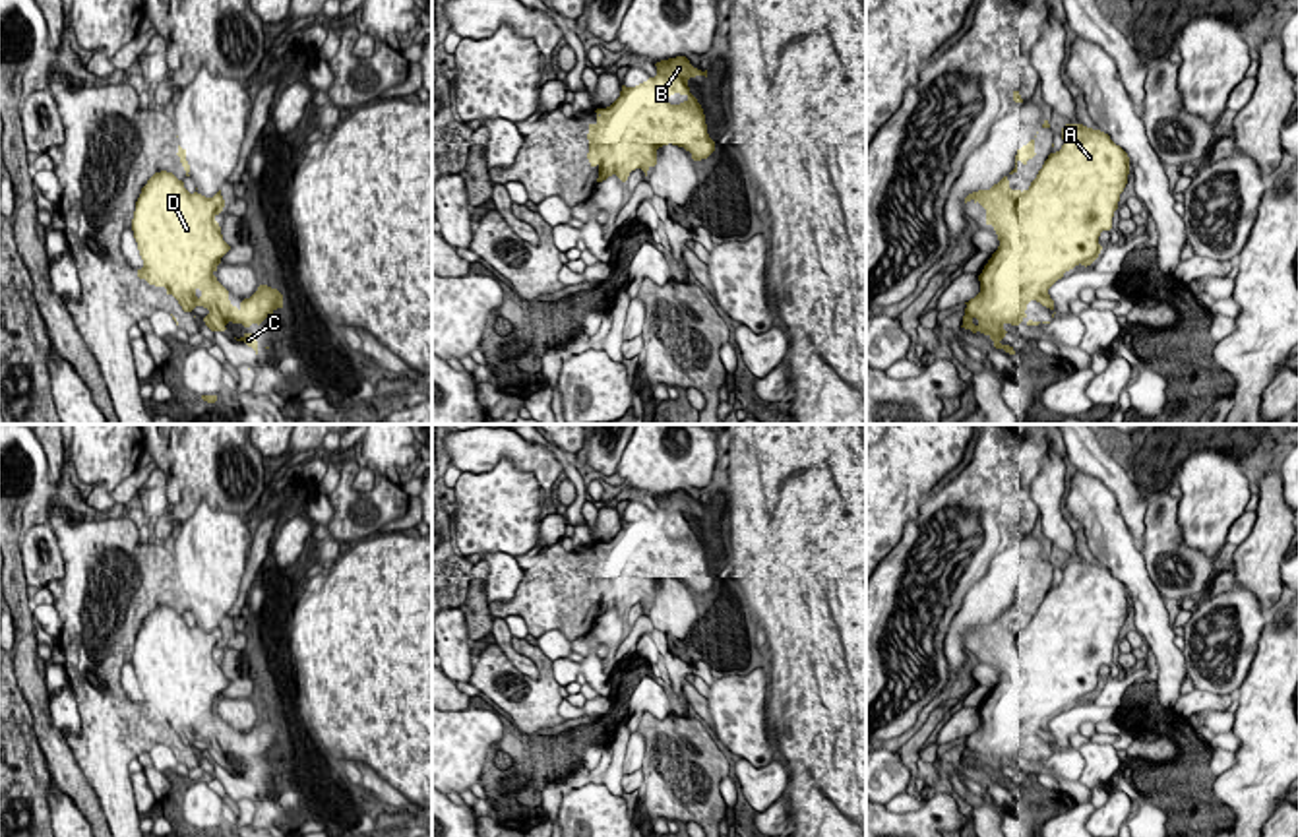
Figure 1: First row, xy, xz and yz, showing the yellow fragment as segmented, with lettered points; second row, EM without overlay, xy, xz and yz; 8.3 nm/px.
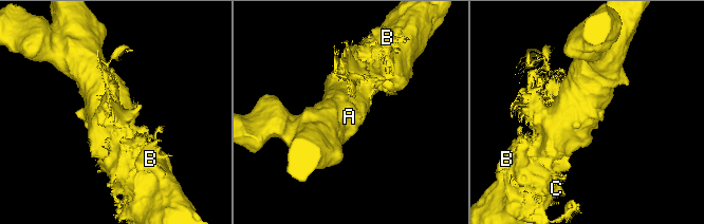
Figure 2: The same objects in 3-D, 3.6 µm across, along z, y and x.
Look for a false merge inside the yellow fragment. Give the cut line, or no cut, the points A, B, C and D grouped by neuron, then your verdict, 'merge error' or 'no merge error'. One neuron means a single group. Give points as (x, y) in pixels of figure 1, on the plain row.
no cut; A B C D; no merge error

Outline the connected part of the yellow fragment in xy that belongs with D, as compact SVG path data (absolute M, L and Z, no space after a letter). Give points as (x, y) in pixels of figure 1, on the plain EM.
M155 606L136 636L132 653L143 701L138 711L149 719L165 721L184 746L203 740L211 765L225 765L227 758L262 758L277 742L283 728L260 719L258 725L232 740L229 725L213 709L221 692L231 684L223 674L215 651L223 645L221 624L213 632L190 628L172 606Z

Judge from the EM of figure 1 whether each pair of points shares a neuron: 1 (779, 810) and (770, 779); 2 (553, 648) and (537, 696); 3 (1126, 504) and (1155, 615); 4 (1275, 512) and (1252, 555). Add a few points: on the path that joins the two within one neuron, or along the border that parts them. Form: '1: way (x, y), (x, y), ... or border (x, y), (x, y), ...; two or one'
1: border (781, 797), (756, 812); two
2: border (535, 646), (551, 661); two
3: border (1116, 506), (1140, 551); two
4: way (1275, 522), (1271, 535), (1262, 545); one

